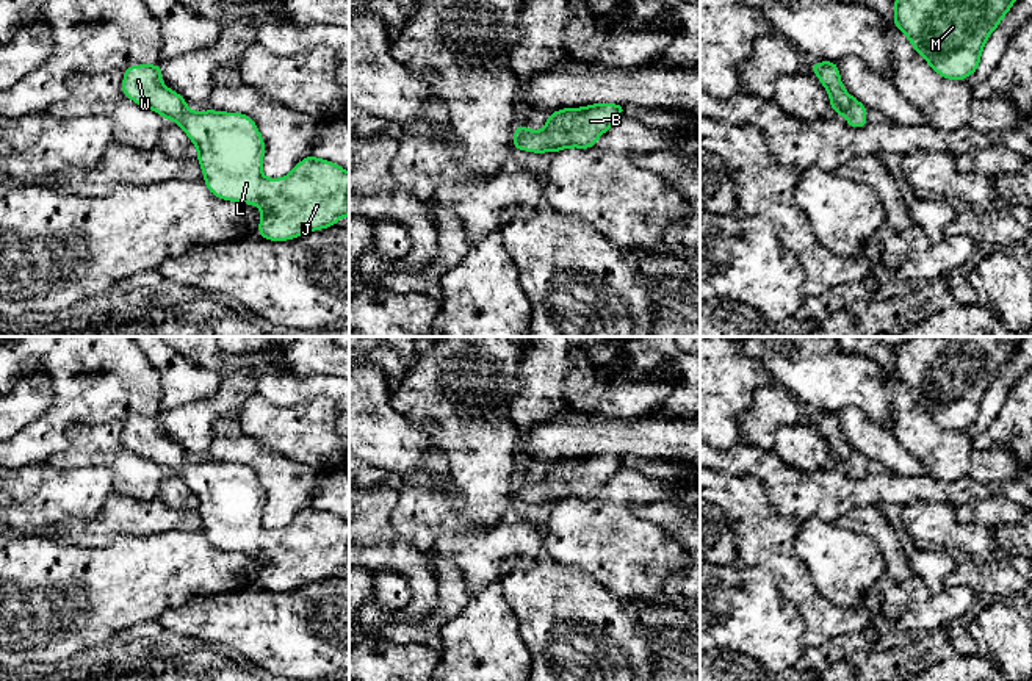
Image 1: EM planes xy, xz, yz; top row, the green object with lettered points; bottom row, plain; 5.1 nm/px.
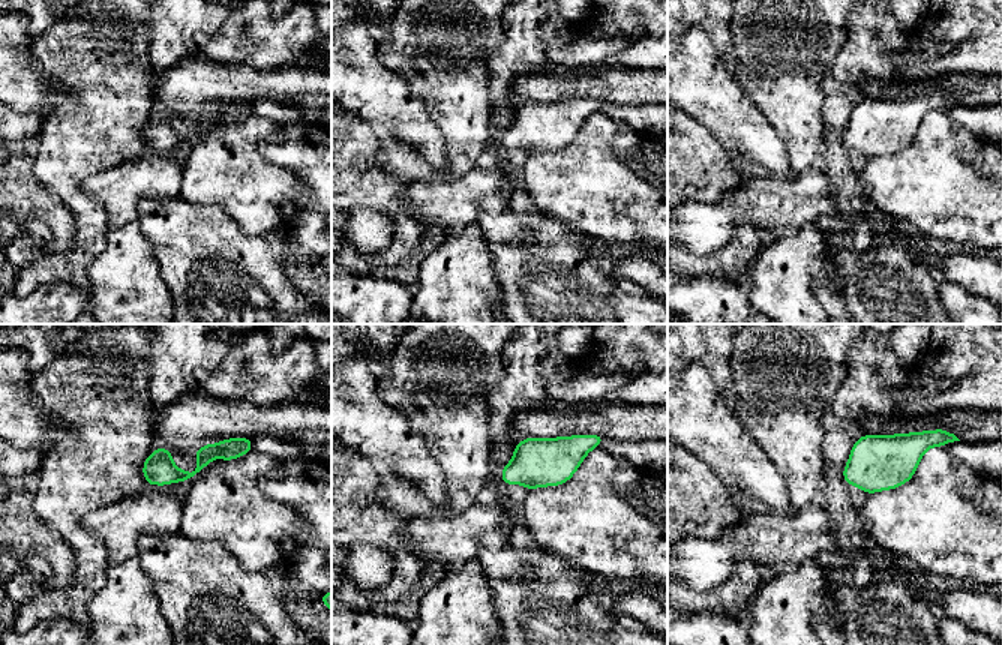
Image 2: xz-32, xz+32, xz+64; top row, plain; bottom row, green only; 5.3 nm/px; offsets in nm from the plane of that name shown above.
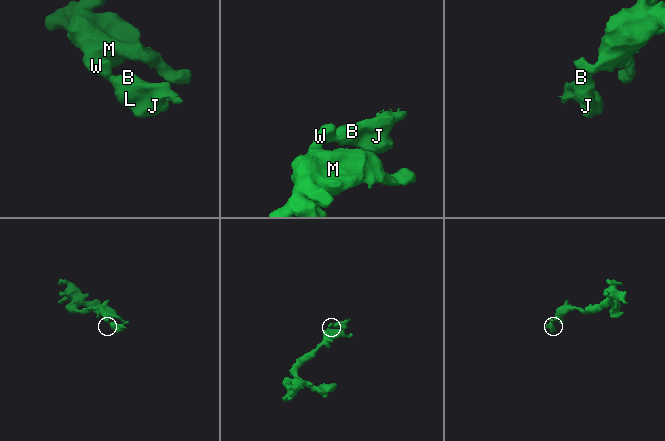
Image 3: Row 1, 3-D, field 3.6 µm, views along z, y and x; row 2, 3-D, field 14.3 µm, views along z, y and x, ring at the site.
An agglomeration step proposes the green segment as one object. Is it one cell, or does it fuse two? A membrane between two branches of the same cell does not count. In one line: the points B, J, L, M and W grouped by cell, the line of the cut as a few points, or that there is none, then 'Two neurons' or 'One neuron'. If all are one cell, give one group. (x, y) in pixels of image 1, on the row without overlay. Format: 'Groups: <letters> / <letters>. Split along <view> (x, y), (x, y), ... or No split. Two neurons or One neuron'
Groups: B J L M W. No split. One neuron

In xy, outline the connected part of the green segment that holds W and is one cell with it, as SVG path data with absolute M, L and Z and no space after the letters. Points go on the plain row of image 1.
M135 415L127 418L122 431L124 448L161 465L166 471L175 471L182 477L197 499L197 512L204 521L204 532L211 545L215 545L218 549L258 556L262 559L258 575L260 589L287 592L307 582L335 578L338 570L349 567L349 523L346 523L341 517L309 506L301 510L288 526L280 529L266 529L262 524L265 493L254 470L243 463L226 463L215 460L189 462L188 452L179 443L163 435L160 421L161 415Z

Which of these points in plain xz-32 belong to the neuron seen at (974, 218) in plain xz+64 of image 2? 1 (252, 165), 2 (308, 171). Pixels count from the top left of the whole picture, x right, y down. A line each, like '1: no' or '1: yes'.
1: yes
2: no

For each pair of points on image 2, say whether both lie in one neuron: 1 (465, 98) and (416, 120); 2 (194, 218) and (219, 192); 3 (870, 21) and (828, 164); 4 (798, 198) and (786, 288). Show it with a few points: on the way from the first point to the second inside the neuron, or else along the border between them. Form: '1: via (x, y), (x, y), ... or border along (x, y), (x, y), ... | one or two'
1: border along (410, 84), (414, 99), (425, 108), (446, 144) | two
2: border along (180, 195), (192, 203), (218, 204), (237, 222) | two
3: via (860, 57), (842, 80), (834, 128) | one
4: border along (815, 222), (773, 240) | two

